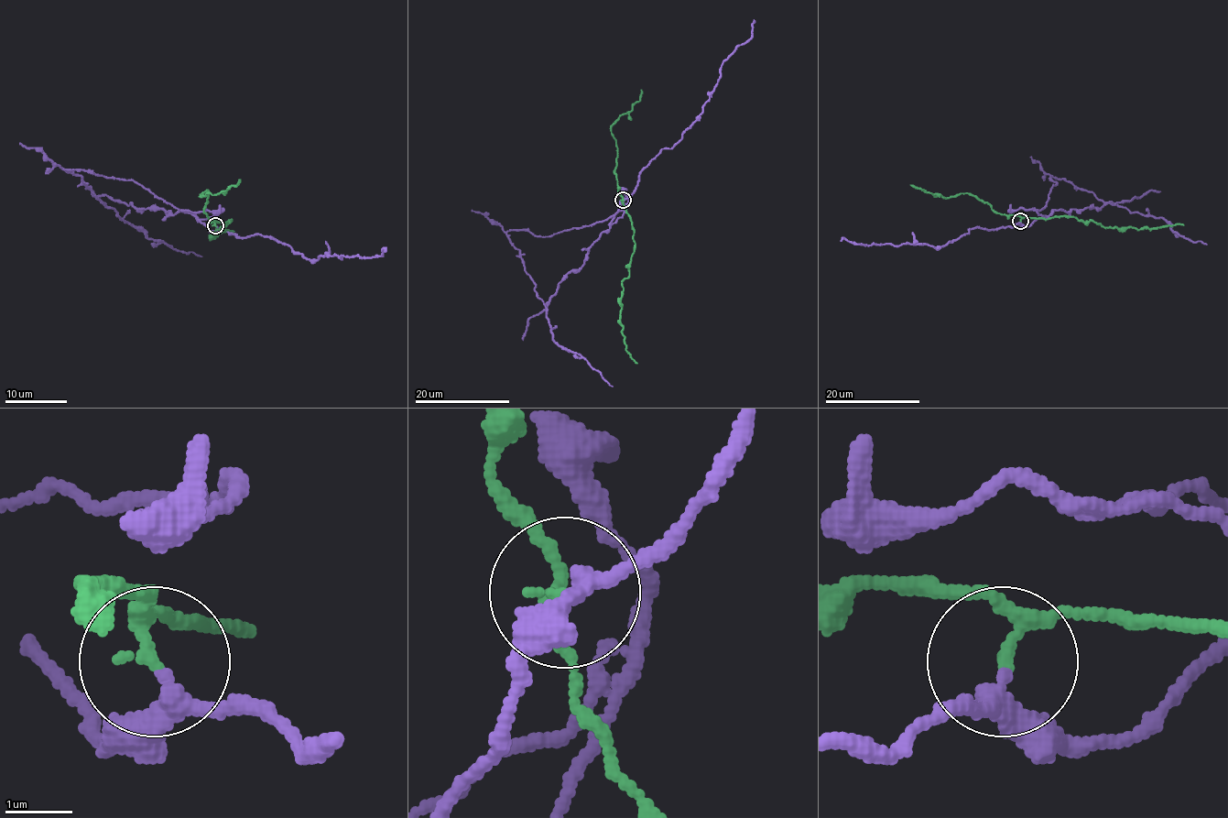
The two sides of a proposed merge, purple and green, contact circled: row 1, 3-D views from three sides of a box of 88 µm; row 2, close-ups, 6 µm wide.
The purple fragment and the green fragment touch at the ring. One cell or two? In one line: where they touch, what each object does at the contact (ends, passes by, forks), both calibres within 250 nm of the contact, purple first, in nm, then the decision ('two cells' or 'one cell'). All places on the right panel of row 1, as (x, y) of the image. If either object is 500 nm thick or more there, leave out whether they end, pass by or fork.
place (1020, 221); purple passes by; green passes by; calibres 240 and 180 nm; two cells

